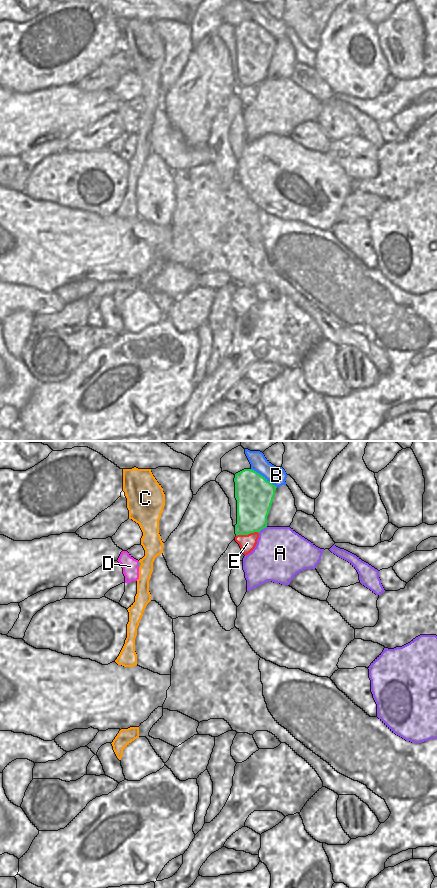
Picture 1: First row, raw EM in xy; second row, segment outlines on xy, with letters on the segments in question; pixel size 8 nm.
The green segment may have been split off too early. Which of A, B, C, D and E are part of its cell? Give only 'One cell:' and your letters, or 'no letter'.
One cell: D

